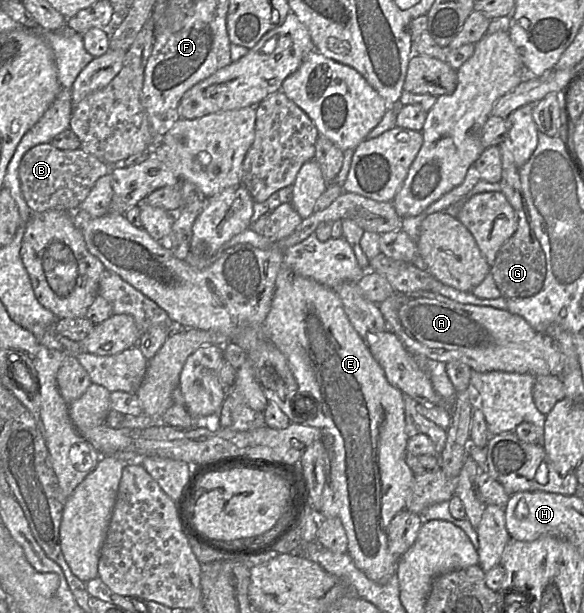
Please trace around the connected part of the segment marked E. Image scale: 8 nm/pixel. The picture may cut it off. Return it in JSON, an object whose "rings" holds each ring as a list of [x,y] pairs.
{"rings":[[[282,266],[277,274],[271,310],[260,326],[260,329],[263,336],[272,342],[287,358],[289,367],[298,384],[298,394],[313,398],[317,405],[316,411],[314,411],[312,415],[302,414],[300,416],[305,419],[303,420],[303,425],[316,427],[322,431],[321,441],[324,446],[325,484],[322,493],[322,506],[319,518],[340,518],[348,539],[347,553],[351,556],[356,567],[364,572],[370,580],[378,584],[385,584],[397,573],[397,563],[399,560],[399,558],[392,555],[388,549],[387,529],[392,519],[398,513],[405,510],[415,476],[406,464],[409,437],[405,431],[404,394],[400,389],[392,386],[388,382],[383,368],[371,354],[368,344],[359,335],[348,319],[337,291],[313,279],[298,275],[289,268]]]}

